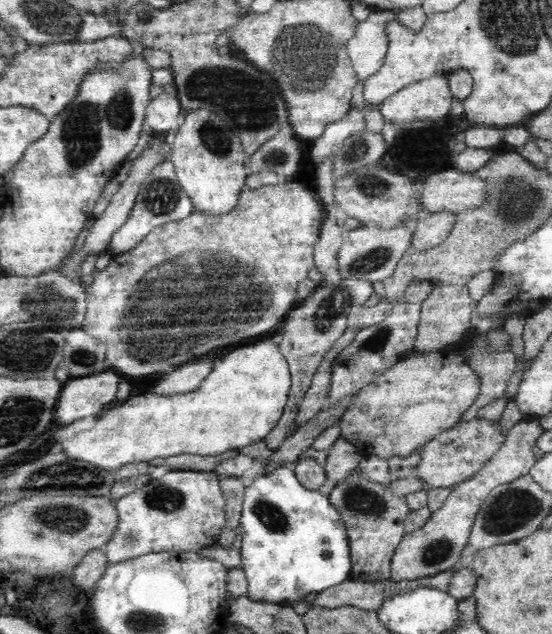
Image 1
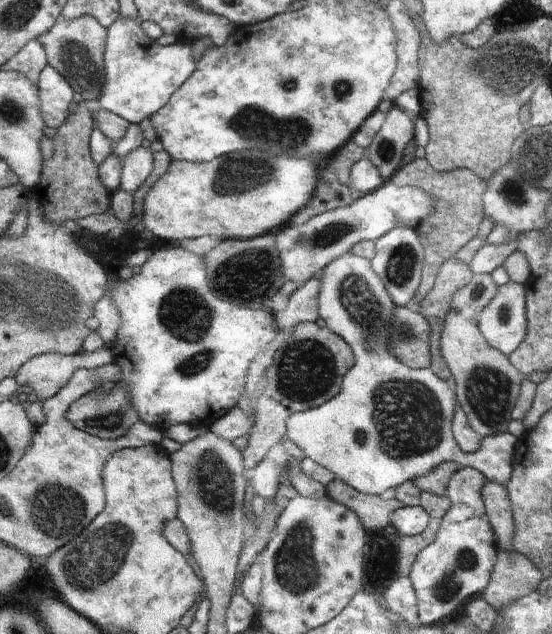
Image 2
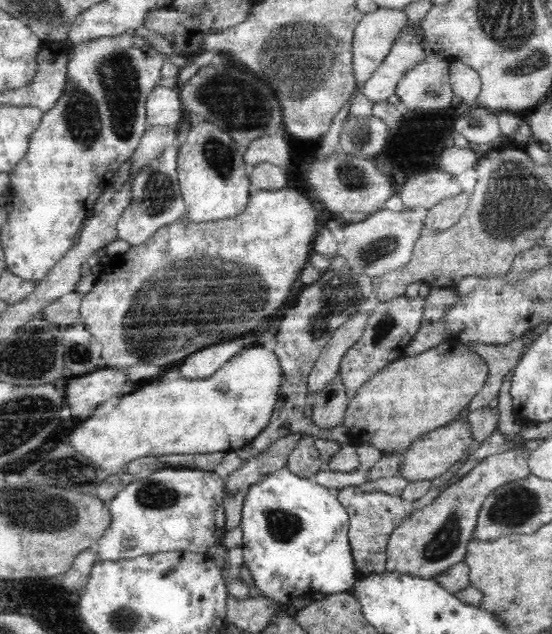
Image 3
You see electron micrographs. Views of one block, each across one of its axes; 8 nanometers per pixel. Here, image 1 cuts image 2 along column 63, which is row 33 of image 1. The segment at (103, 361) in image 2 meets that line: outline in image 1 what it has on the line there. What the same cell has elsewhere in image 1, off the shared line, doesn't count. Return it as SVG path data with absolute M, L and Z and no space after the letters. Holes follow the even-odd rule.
M374 10L365 20L358 23L354 36L347 42L347 51L358 80L368 80L380 70L388 50L388 42L390 42L390 37L386 33L386 24L397 18L394 11Z

